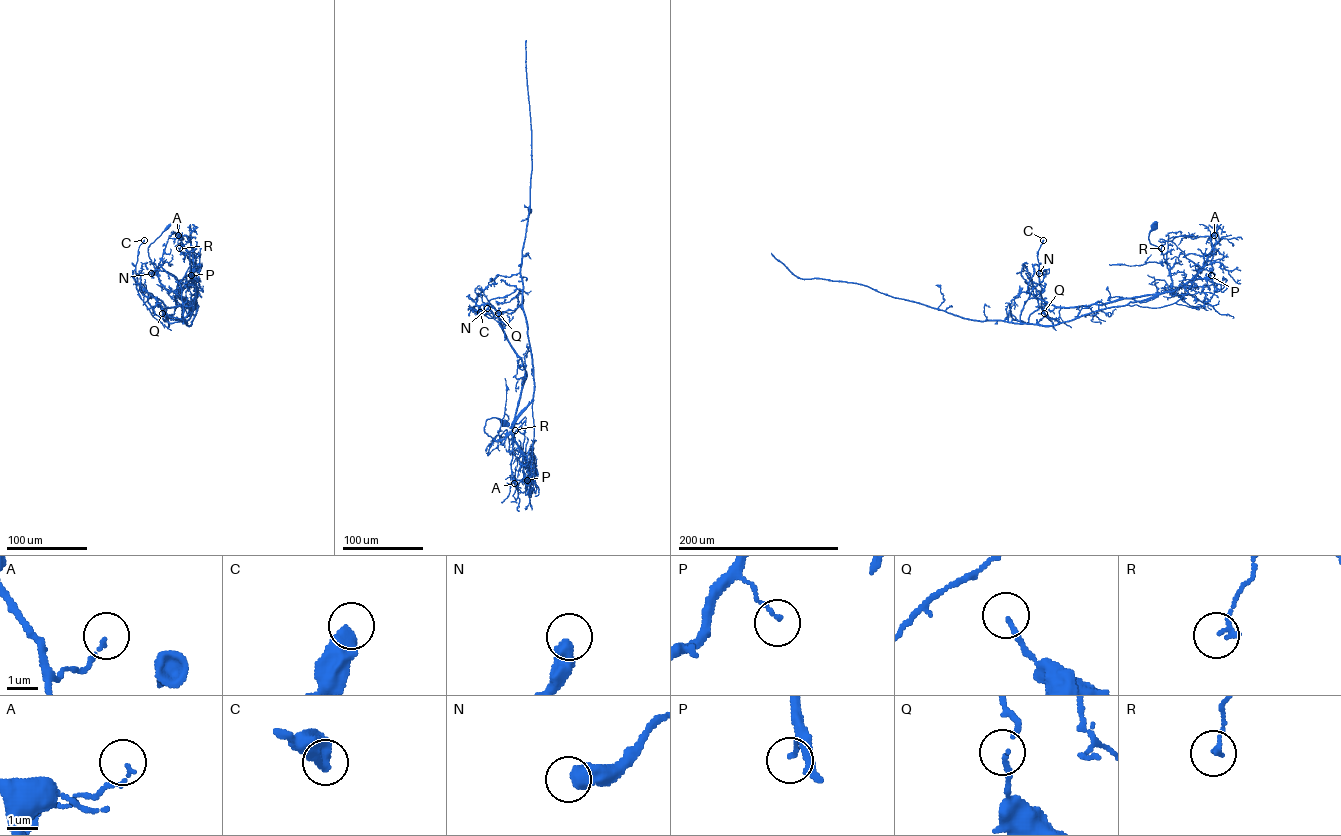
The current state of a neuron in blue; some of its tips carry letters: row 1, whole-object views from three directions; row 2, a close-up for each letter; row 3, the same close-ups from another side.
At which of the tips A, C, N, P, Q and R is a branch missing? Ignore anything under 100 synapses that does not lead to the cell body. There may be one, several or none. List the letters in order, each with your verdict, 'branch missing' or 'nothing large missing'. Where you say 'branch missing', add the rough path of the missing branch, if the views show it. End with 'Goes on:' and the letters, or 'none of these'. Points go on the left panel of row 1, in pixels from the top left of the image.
A: nothing large missing
C: nothing large missing
N: nothing large missing
P: nothing large missing
Q: nothing large missing
R: nothing large missing
Goes on: none of these

